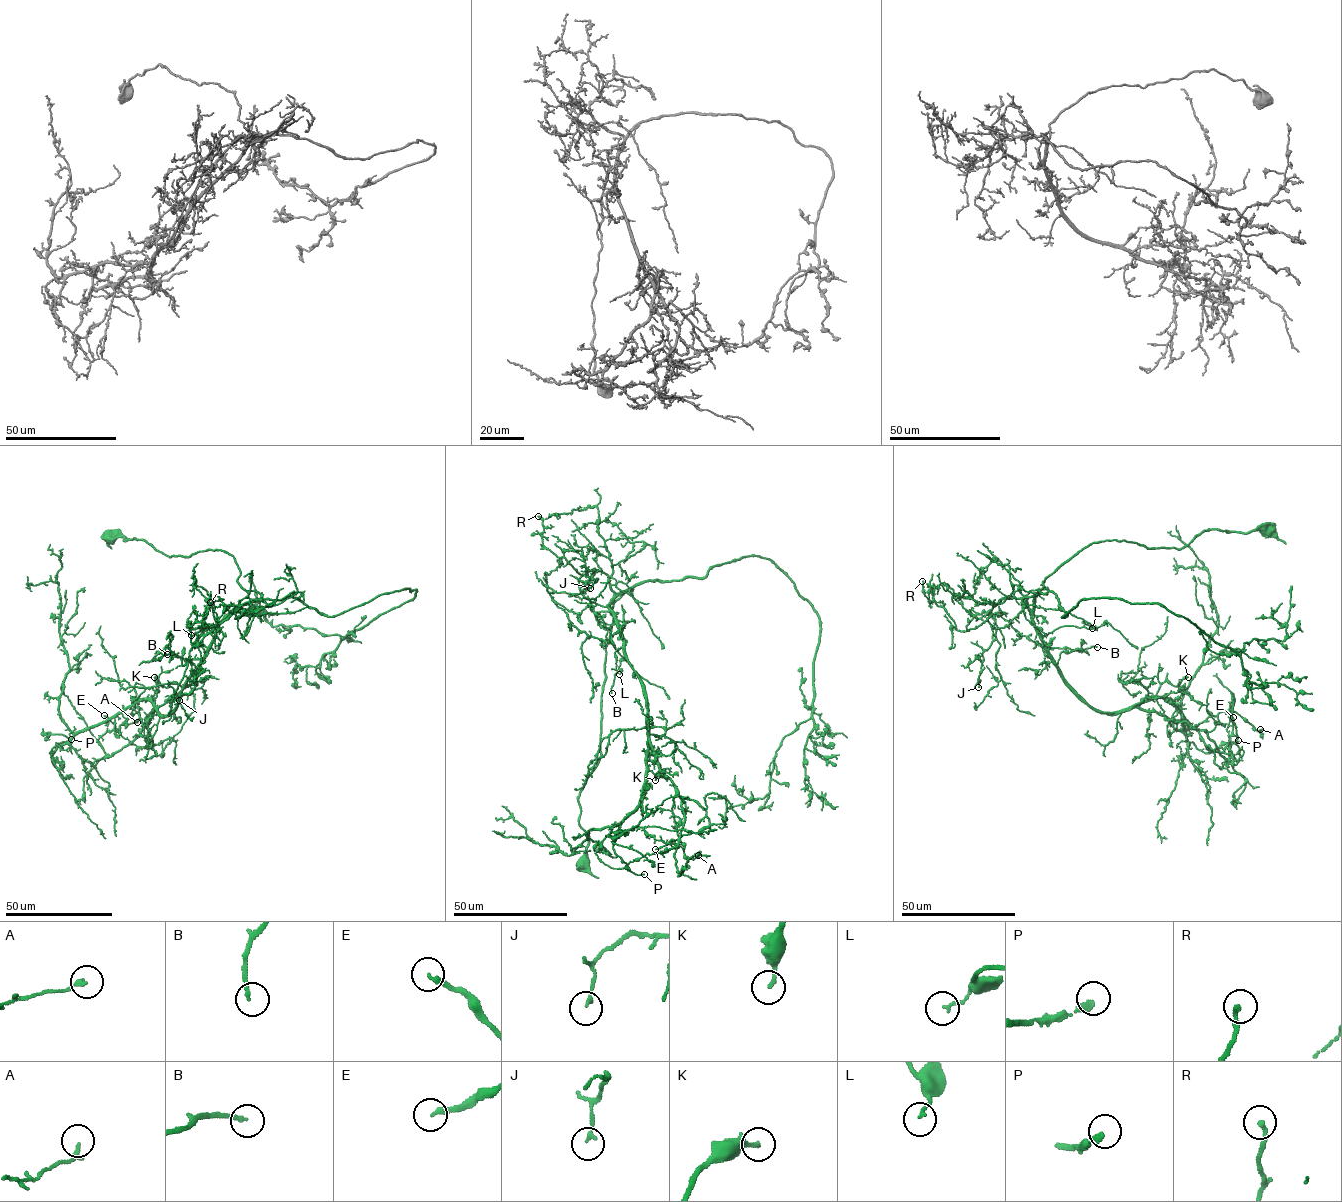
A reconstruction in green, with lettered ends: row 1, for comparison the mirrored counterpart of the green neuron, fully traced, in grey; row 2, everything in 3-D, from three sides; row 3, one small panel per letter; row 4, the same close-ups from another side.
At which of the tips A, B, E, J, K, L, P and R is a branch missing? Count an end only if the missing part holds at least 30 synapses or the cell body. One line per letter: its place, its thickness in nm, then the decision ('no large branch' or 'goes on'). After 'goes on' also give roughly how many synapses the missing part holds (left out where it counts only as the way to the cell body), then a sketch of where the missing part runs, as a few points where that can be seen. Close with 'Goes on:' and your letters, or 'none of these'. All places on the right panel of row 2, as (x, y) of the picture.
A: (1260, 729) | 200 nm | no large branch
B: (1097, 647) | 160 nm | no large branch
E: (1233, 717) | 240 nm | no large branch
J: (978, 687) | 140 nm | no large branch
K: (1188, 677) | 170 nm | no large branch
L: (1092, 628) | 130 nm | no large branch
P: (1238, 740) | 240 nm | goes on | 70 syn
R: (922, 581) | 220 nm | no large branch
Goes on: P

